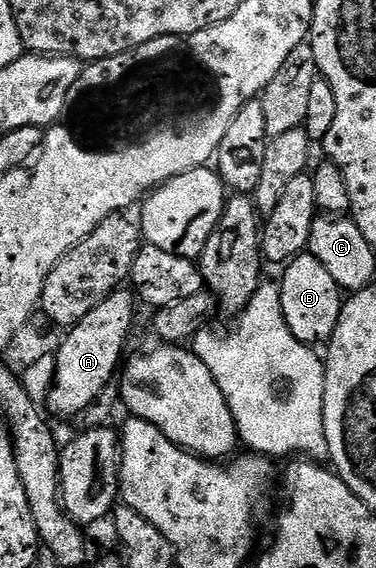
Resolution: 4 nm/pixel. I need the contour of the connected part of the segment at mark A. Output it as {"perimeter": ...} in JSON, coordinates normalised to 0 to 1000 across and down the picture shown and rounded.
{"perimeter":[[[343,509],[303,511],[274,532],[255,535],[255,542],[245,542],[223,563],[173,583],[176,597],[165,611],[149,616],[146,665],[128,706],[136,731],[144,727],[165,736],[205,738],[287,685],[301,665],[306,671],[327,636],[324,614],[356,574],[356,532],[359,519]]]}

